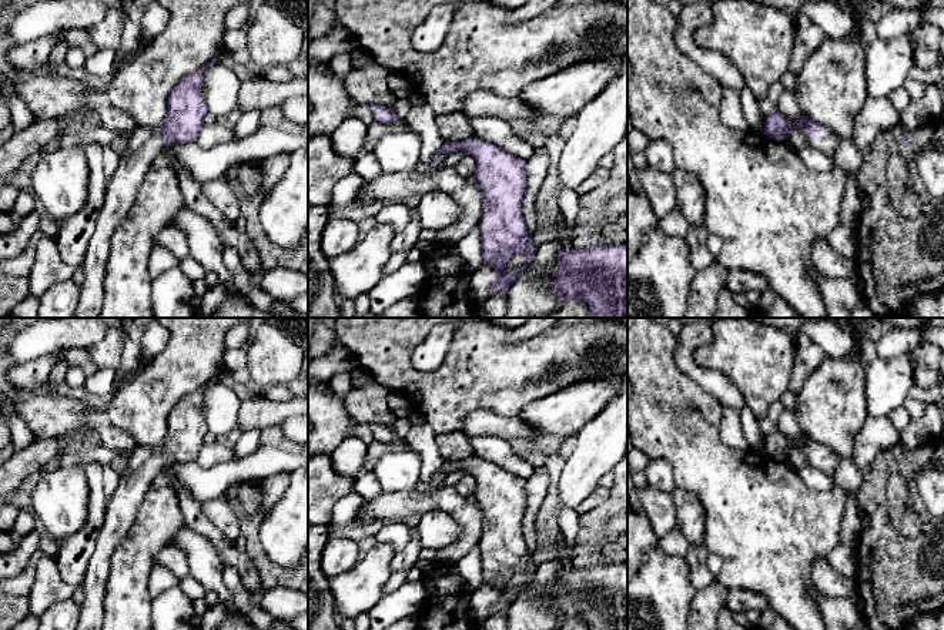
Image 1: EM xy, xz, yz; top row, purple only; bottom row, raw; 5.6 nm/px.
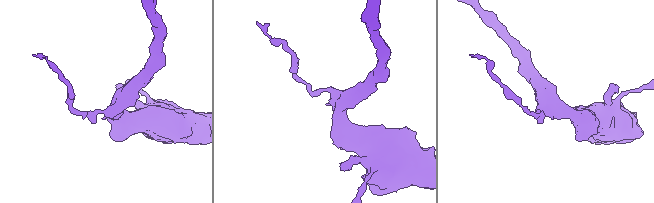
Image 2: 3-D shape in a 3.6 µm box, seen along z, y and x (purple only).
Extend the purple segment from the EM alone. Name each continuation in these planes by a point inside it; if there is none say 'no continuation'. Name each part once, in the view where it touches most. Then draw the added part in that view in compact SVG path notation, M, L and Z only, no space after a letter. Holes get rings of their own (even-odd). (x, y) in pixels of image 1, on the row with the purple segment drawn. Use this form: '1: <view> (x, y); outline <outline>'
1: yz (827, 144); outline M821 125L820 127L820 135L821 135L821 140L819 143L809 141L809 145L821 151L827 157L833 158L836 148L837 148L836 133L830 127Z

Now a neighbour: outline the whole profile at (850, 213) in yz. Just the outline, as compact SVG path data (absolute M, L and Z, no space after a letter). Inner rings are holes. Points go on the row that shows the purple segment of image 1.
M853 172L847 178L847 185L840 210L840 224L857 229L861 218L861 210L863 204L858 194L857 172Z

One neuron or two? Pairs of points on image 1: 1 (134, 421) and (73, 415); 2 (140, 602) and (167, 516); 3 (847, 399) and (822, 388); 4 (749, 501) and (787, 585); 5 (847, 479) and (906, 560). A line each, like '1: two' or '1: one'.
1: two
2: one
3: one
4: one
5: two

